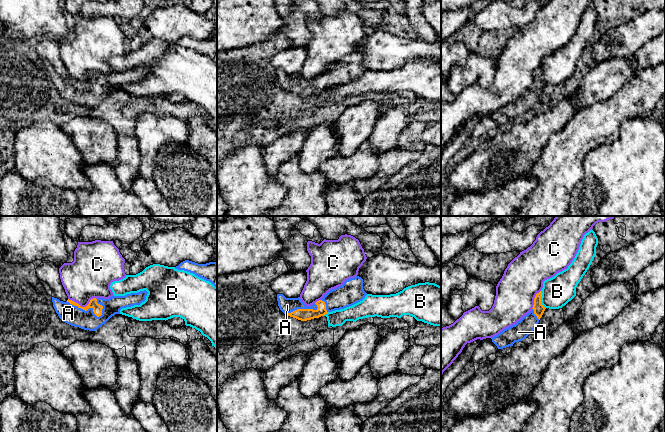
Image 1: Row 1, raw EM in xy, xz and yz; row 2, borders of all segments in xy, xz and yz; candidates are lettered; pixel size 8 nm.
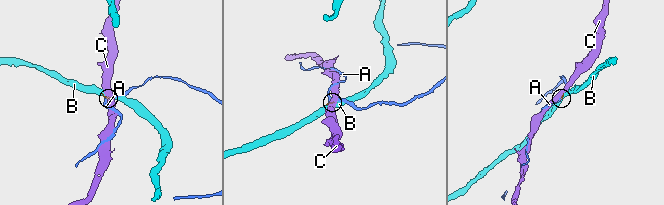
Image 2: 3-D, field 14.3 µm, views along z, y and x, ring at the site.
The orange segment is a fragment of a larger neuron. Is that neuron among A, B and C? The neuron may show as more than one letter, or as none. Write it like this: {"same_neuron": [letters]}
{"same_neuron": ["A"]}

